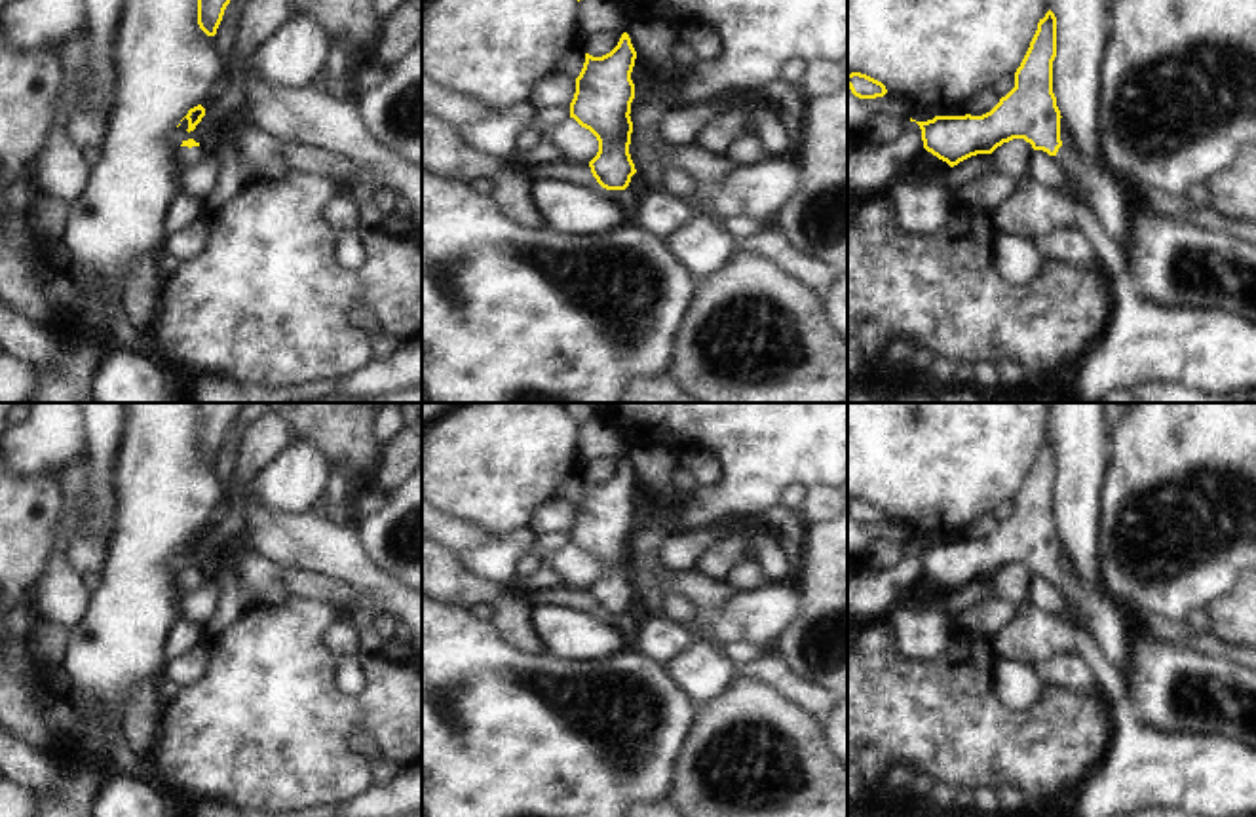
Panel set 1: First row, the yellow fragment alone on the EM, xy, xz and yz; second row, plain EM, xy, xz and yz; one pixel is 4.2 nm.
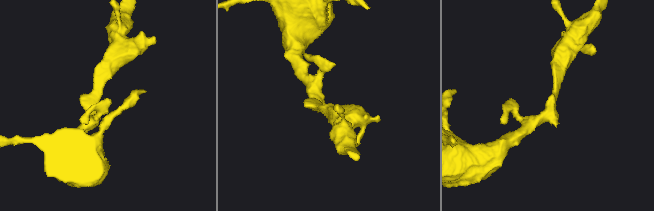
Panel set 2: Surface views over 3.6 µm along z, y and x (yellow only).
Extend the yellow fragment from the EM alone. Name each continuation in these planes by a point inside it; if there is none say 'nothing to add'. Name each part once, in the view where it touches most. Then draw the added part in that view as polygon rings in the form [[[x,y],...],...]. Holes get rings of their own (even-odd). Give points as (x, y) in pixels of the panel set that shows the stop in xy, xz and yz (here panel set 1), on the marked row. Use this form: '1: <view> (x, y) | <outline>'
1: xy (187, 156) | [[[181,146],[175,150],[175,158],[181,167],[188,167],[188,165],[196,165],[198,162],[201,162],[205,154],[201,152],[200,146],[192,146],[192,148]]]

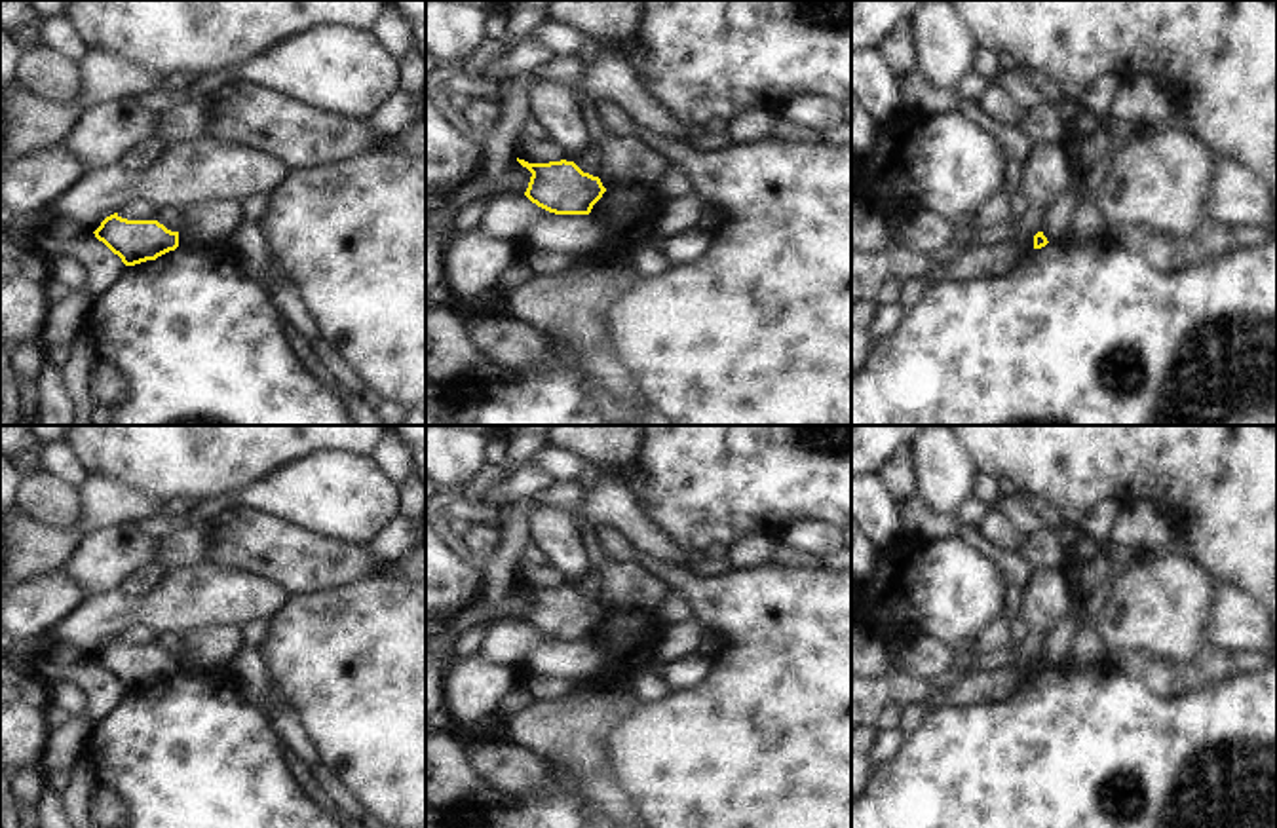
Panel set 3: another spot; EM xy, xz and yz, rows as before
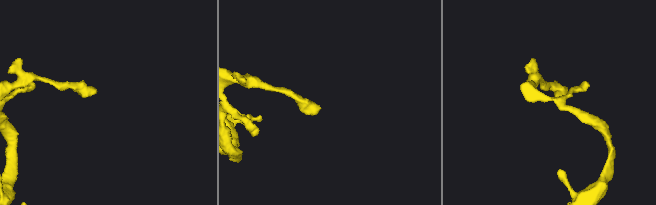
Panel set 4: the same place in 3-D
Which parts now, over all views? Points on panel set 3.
nothing to add

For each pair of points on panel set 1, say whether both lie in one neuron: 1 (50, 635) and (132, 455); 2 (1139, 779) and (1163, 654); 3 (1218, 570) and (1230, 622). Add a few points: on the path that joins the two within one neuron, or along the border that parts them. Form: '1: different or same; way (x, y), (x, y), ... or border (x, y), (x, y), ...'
1: different; border (69, 631), (65, 654), (57, 665)
2: different; border (1127, 686), (1131, 705), (1142, 721), (1194, 736)
3: different; border (1236, 582), (1209, 608)

